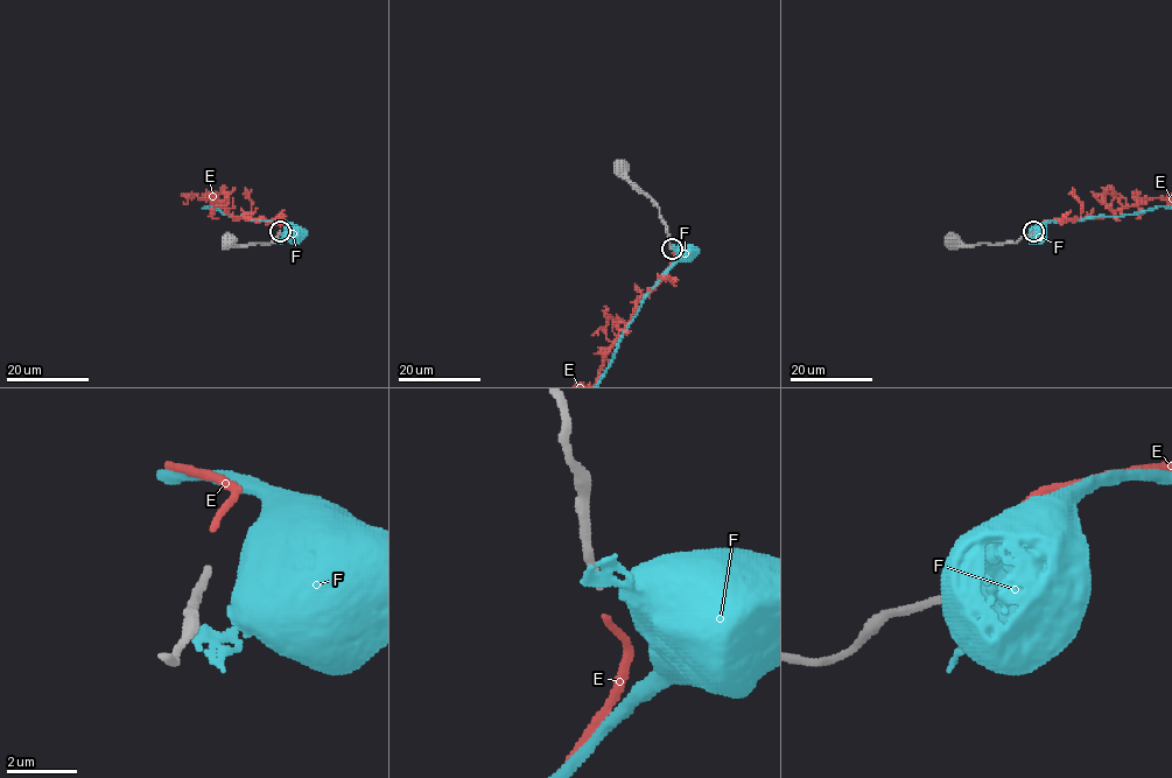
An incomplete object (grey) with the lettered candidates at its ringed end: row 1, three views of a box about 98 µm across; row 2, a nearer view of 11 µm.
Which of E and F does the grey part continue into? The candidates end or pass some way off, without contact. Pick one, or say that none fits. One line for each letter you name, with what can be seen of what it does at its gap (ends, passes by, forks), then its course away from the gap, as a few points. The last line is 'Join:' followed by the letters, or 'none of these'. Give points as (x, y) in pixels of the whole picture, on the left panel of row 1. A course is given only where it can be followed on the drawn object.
Join: none of these

